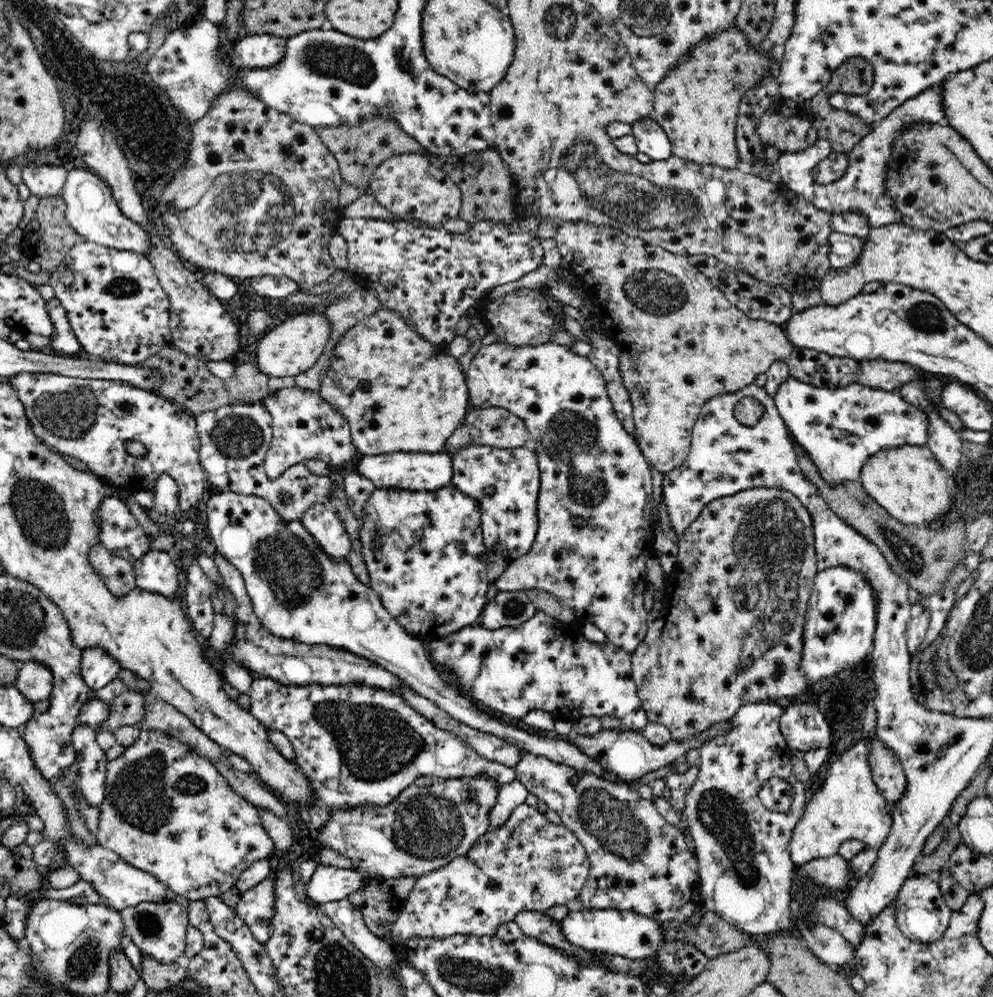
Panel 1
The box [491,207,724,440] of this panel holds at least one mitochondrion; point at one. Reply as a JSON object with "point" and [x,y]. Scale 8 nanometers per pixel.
{"point":[654,291]}

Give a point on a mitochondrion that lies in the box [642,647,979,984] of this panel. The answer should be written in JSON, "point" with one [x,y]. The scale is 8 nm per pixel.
{"point":[720,814]}

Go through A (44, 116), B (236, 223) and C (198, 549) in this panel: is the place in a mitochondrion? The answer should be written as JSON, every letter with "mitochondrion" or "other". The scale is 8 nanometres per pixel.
{"A":"other","B":"mitochondrion","C":"other"}

